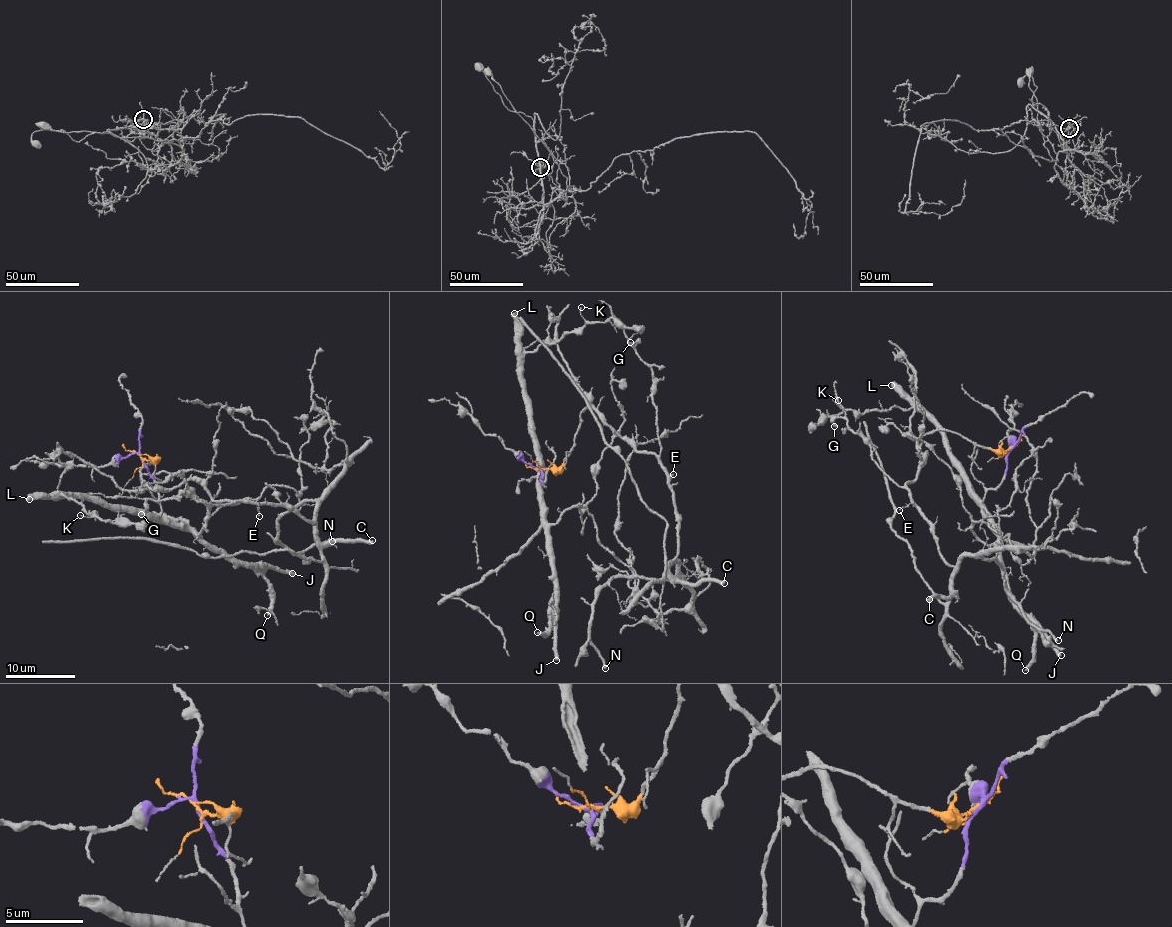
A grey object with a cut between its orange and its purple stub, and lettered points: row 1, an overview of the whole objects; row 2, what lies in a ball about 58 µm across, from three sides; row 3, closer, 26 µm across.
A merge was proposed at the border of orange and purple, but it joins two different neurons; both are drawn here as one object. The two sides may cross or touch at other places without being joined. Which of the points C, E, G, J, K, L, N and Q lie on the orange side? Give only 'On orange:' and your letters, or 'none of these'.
On orange: C, E, G, N

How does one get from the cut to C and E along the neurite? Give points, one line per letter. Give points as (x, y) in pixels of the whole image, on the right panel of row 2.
C: (1011, 447), (1002, 452), (939, 428), (915, 442), (926, 454), (906, 484), (953, 568), (952, 593), (929, 599)
E: (1011, 447), (1002, 452), (939, 428), (918, 440), (926, 454), (914, 480), (905, 485), (909, 503), (898, 510)

